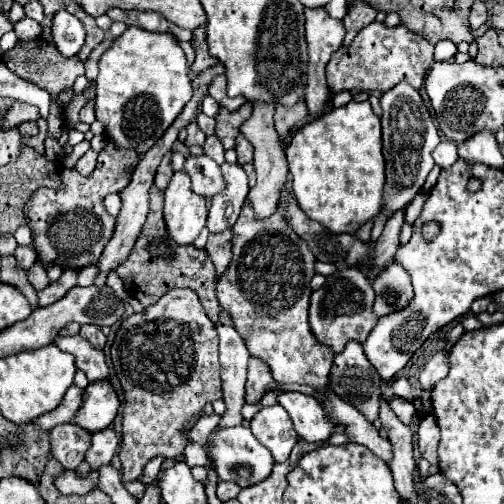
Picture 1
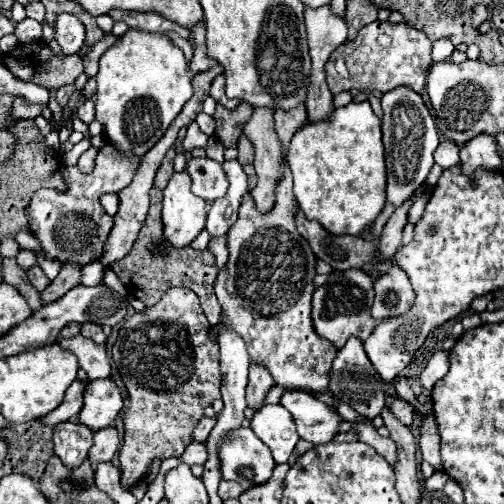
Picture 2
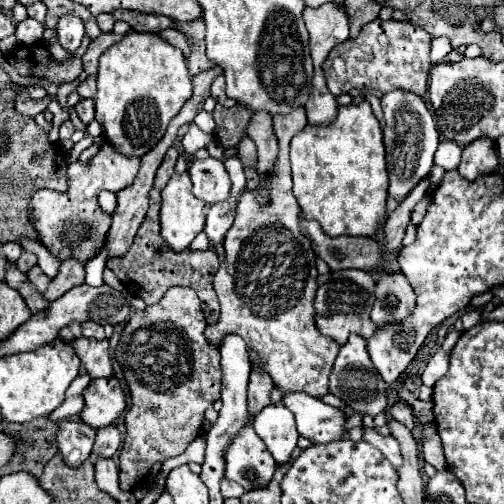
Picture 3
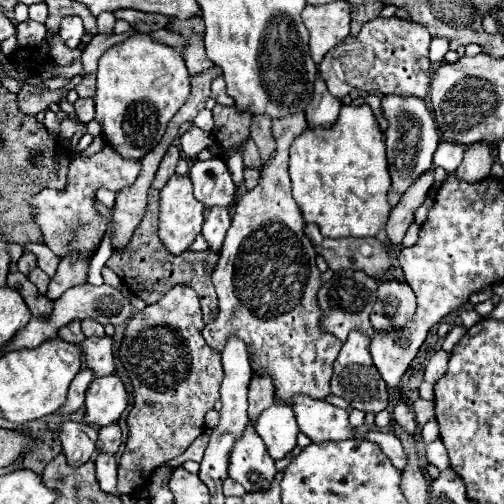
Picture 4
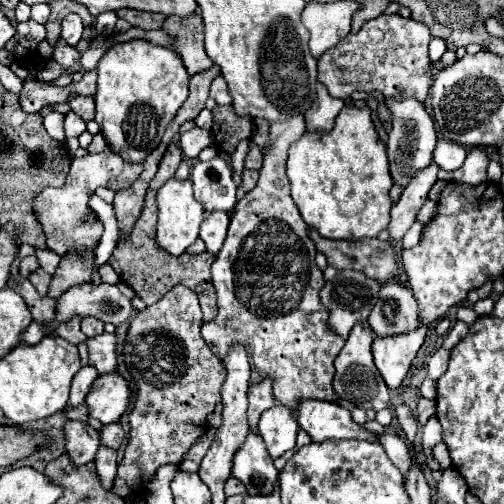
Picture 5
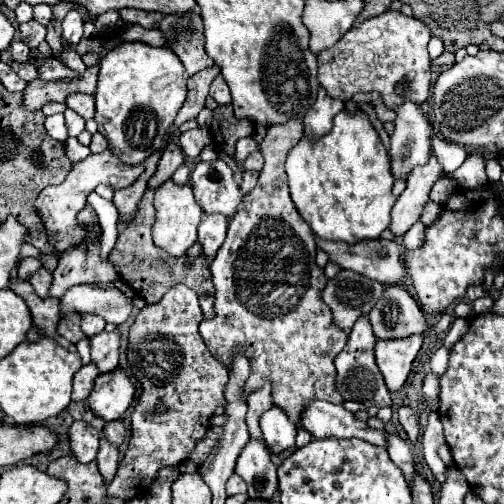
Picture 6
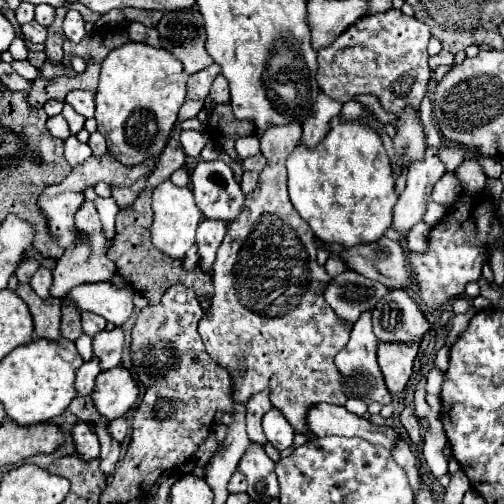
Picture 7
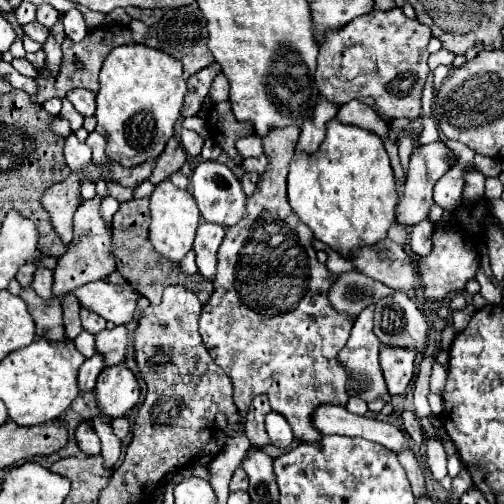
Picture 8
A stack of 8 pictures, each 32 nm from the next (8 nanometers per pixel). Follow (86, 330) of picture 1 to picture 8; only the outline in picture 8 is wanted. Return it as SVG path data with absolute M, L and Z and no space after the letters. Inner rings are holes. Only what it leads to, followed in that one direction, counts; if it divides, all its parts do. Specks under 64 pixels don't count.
M82 310L80 312L80 318L82 318L82 326L84 326L84 330L88 330L90 334L98 334L100 330L104 330L106 328L106 320L102 318L102 316L98 316L96 312L92 312L92 310Z

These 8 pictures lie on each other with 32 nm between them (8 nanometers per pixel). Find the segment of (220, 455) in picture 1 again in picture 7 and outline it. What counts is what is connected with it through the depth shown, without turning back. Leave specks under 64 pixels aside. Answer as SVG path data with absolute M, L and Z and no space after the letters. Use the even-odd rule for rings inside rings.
M250 444L248 452L238 464L248 480L248 496L256 502L270 502L278 498L278 480L274 474L274 462L268 458L260 444Z

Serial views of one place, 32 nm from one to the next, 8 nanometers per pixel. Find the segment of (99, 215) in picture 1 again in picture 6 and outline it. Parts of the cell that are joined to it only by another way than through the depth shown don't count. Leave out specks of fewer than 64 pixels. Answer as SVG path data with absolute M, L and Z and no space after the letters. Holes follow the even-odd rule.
M104 150L102 154L90 154L86 160L76 162L62 184L44 188L40 196L36 198L36 210L40 212L40 216L44 216L44 226L46 226L46 232L52 244L56 244L56 248L64 252L66 248L72 248L72 244L76 244L80 238L84 238L84 232L76 228L76 212L84 208L86 196L98 184L108 184L110 188L126 188L134 184L142 172L144 172L144 164L136 164L136 166L122 164L120 158L108 150Z

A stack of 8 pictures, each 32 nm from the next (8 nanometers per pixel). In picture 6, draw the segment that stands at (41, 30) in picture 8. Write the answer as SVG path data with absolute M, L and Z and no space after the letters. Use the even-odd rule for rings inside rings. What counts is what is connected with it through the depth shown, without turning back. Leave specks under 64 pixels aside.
M30 20L26 24L20 24L20 38L30 50L34 50L40 42L44 42L46 28L42 24L38 24L36 20Z

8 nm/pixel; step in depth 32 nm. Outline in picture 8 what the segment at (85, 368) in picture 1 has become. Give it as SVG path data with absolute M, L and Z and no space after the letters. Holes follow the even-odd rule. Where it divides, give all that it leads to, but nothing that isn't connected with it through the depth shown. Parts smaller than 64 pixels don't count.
M116 326L112 330L102 330L96 334L96 350L106 356L106 366L124 362L128 348L128 328Z

